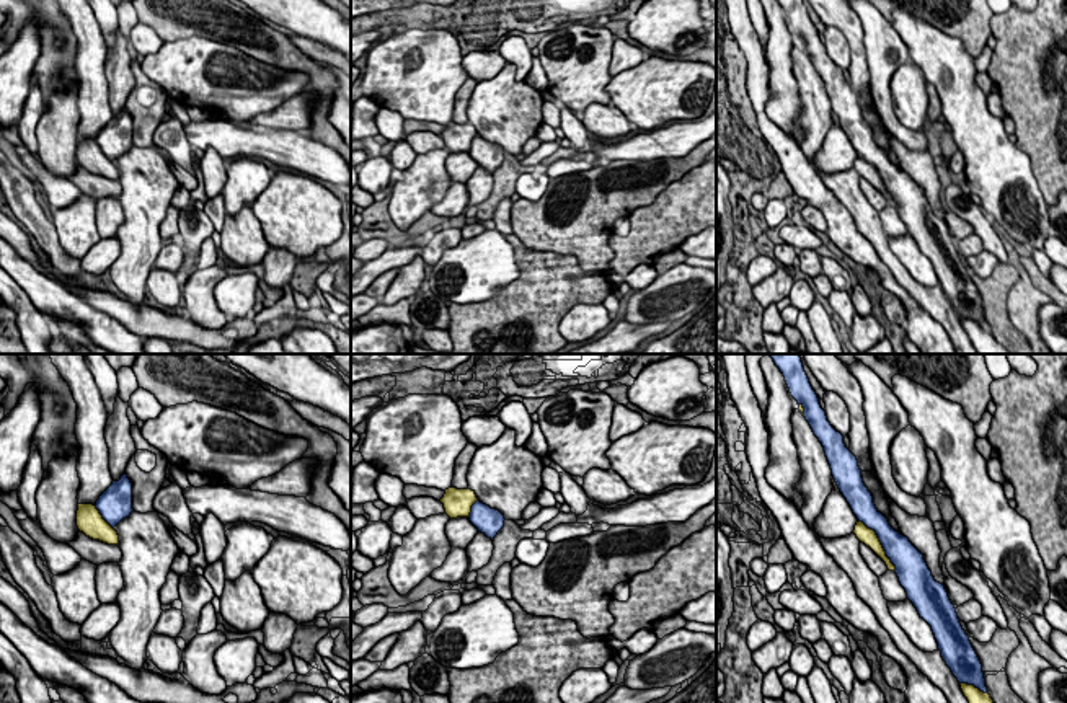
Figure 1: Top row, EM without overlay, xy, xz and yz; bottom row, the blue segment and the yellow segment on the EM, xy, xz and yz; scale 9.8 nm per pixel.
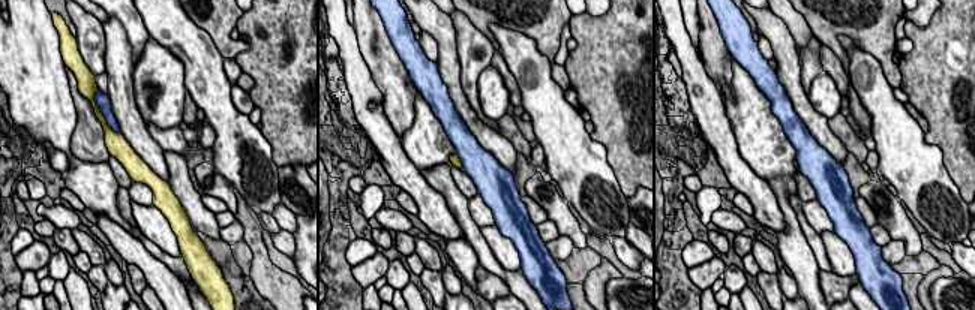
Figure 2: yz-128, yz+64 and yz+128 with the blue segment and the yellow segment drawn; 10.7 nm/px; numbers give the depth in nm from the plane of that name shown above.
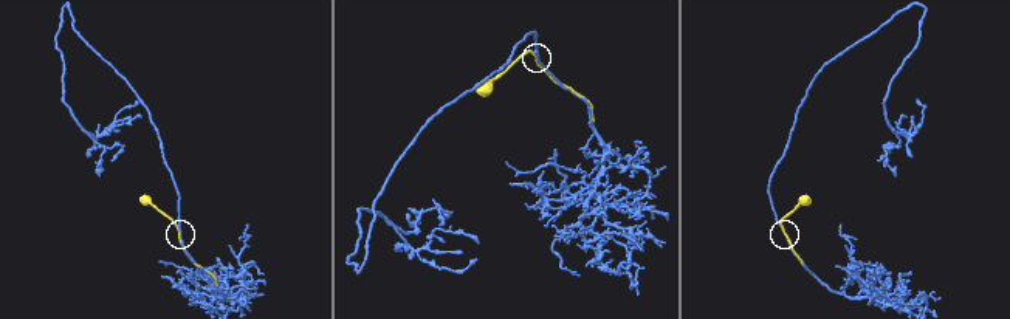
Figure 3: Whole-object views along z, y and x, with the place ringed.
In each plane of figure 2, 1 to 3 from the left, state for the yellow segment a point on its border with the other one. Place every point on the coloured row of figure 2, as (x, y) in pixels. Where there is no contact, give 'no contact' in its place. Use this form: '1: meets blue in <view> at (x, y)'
1: meets blue in yz-128 at (101, 111)
2: meets blue in yz+64 at (459, 157)
3: no contact

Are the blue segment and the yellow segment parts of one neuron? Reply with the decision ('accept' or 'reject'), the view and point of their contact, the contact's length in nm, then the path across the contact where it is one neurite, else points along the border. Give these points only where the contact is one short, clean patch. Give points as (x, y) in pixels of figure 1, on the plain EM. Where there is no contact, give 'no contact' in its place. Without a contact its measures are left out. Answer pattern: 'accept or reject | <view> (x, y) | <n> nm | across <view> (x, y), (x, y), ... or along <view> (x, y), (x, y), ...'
accept | yz (881, 178) | 650 nm

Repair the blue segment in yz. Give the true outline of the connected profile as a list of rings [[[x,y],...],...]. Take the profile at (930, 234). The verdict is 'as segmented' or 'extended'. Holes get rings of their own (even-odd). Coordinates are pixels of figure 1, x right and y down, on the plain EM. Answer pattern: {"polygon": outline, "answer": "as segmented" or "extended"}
{"polygon": [[[777,0],[785,11],[791,31],[804,42],[804,52],[824,82],[832,111],[850,139],[853,148],[868,163],[874,165],[886,191],[896,201],[907,233],[917,243],[935,269],[946,300],[959,318],[974,320],[987,326],[982,298],[963,264],[956,243],[943,219],[936,217],[923,189],[896,166],[876,144],[873,130],[863,117],[857,91],[845,82],[843,70],[827,55],[826,46],[812,24],[803,0]]], "answer": "as segmented"}

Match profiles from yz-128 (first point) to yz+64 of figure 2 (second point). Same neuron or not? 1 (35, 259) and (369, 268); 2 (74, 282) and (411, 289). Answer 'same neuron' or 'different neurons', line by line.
1: same neuron
2: same neuron

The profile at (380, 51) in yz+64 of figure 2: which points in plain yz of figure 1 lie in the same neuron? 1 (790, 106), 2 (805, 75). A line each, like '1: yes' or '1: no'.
1: no
2: yes

